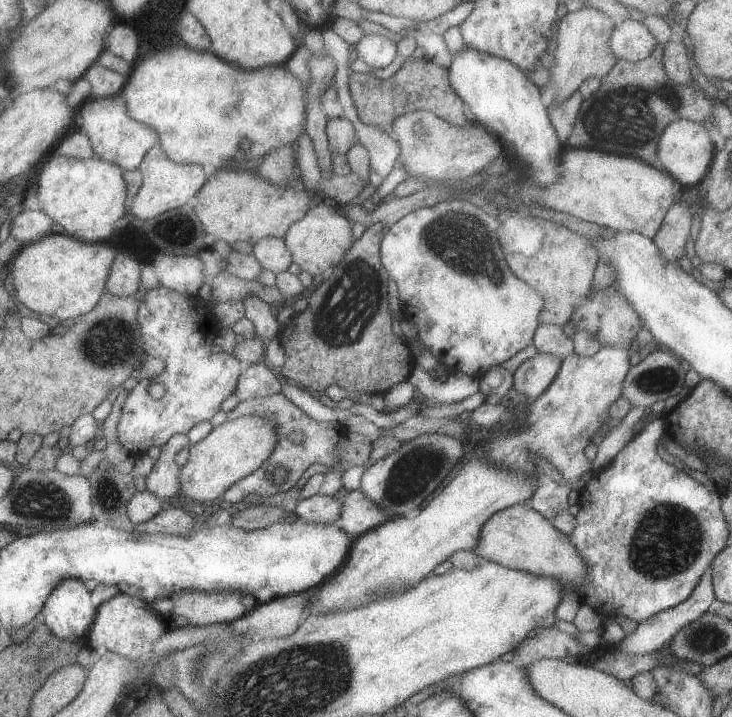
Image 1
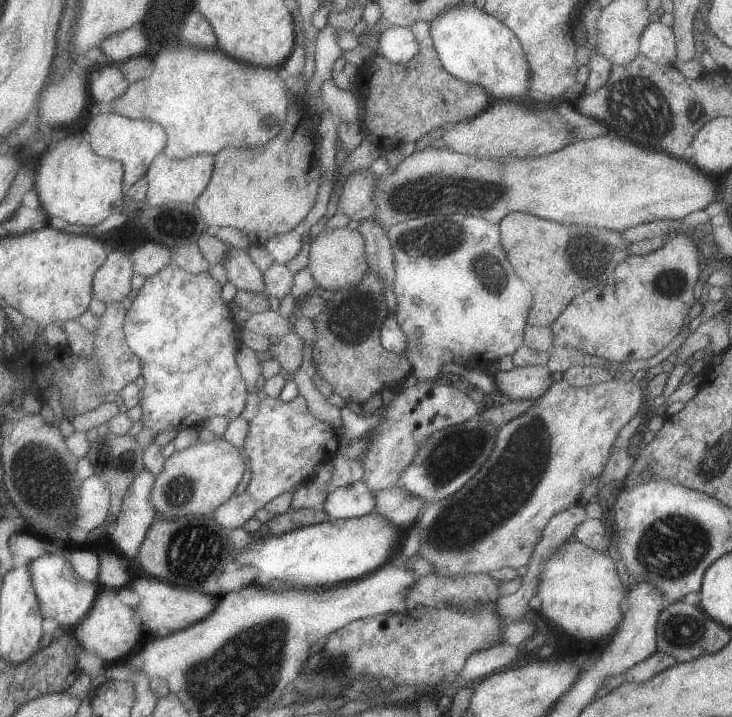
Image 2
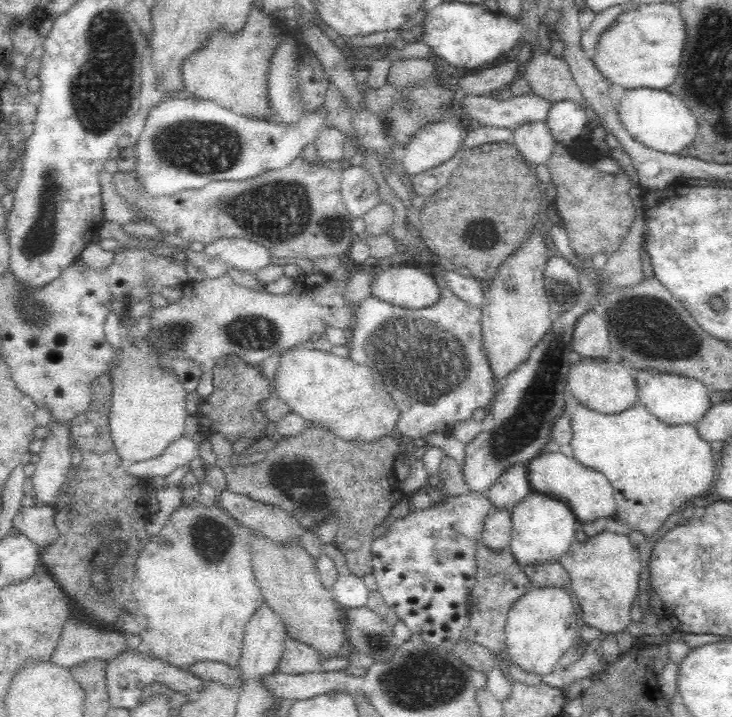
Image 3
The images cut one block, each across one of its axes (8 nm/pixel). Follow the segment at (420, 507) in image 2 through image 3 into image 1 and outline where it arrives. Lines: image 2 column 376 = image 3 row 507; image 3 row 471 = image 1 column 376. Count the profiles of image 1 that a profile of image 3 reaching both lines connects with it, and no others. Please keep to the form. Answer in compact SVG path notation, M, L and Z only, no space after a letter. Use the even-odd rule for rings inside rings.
M359 489L351 491L344 500L341 518L334 524L344 530L352 540L381 526L388 520L387 515L372 503Z

